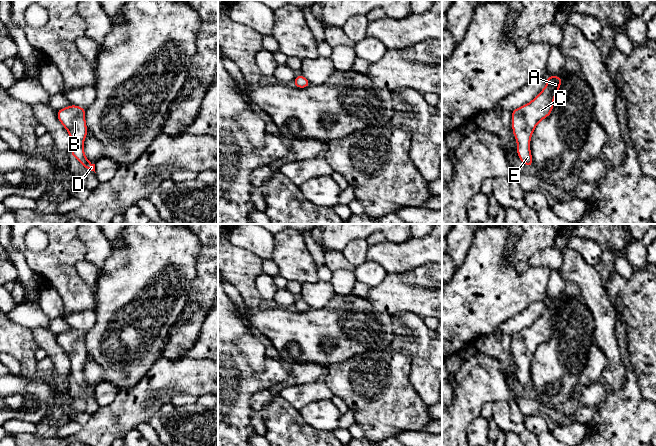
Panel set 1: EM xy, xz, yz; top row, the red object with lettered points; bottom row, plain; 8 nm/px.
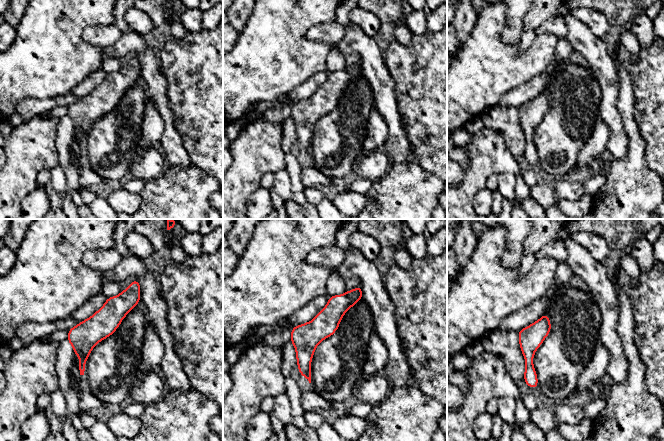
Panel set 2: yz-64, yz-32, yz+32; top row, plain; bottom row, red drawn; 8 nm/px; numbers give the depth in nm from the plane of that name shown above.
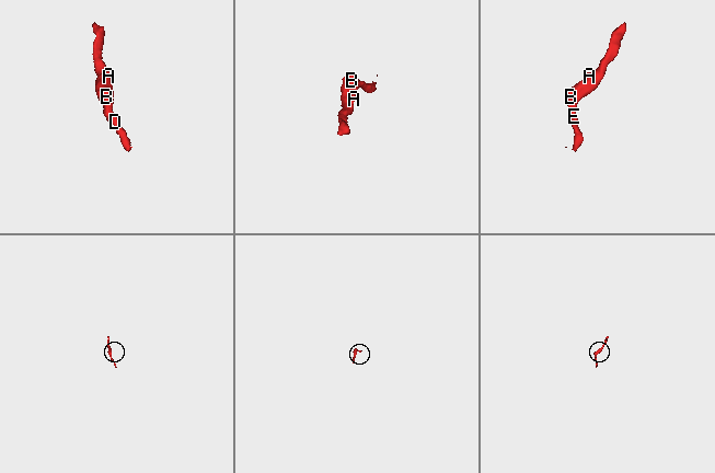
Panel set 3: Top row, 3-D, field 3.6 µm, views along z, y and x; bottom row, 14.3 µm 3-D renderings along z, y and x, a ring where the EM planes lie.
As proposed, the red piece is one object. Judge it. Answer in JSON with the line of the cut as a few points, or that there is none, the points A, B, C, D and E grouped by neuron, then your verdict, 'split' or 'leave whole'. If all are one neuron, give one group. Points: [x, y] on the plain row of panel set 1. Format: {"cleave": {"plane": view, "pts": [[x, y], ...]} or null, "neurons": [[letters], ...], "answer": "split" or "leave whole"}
{"cleave": null, "neurons": [["A", "B", "C", "D", "E"]], "answer": "leave whole"}

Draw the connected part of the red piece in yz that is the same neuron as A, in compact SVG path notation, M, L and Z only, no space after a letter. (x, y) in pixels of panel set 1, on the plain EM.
M547 300L544 313L530 327L511 336L513 358L518 370L517 378L529 392L533 389L529 370L532 357L537 348L551 338L561 307L561 301Z

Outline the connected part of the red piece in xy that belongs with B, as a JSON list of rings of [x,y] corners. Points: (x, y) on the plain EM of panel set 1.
[[[70,329],[57,335],[57,342],[70,358],[71,379],[73,379],[88,395],[95,396],[95,388],[91,388],[85,380],[83,368],[87,359],[85,346],[86,333]]]

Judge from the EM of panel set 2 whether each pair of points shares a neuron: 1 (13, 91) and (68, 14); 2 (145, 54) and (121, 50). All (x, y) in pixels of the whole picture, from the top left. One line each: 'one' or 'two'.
1: one
2: one

